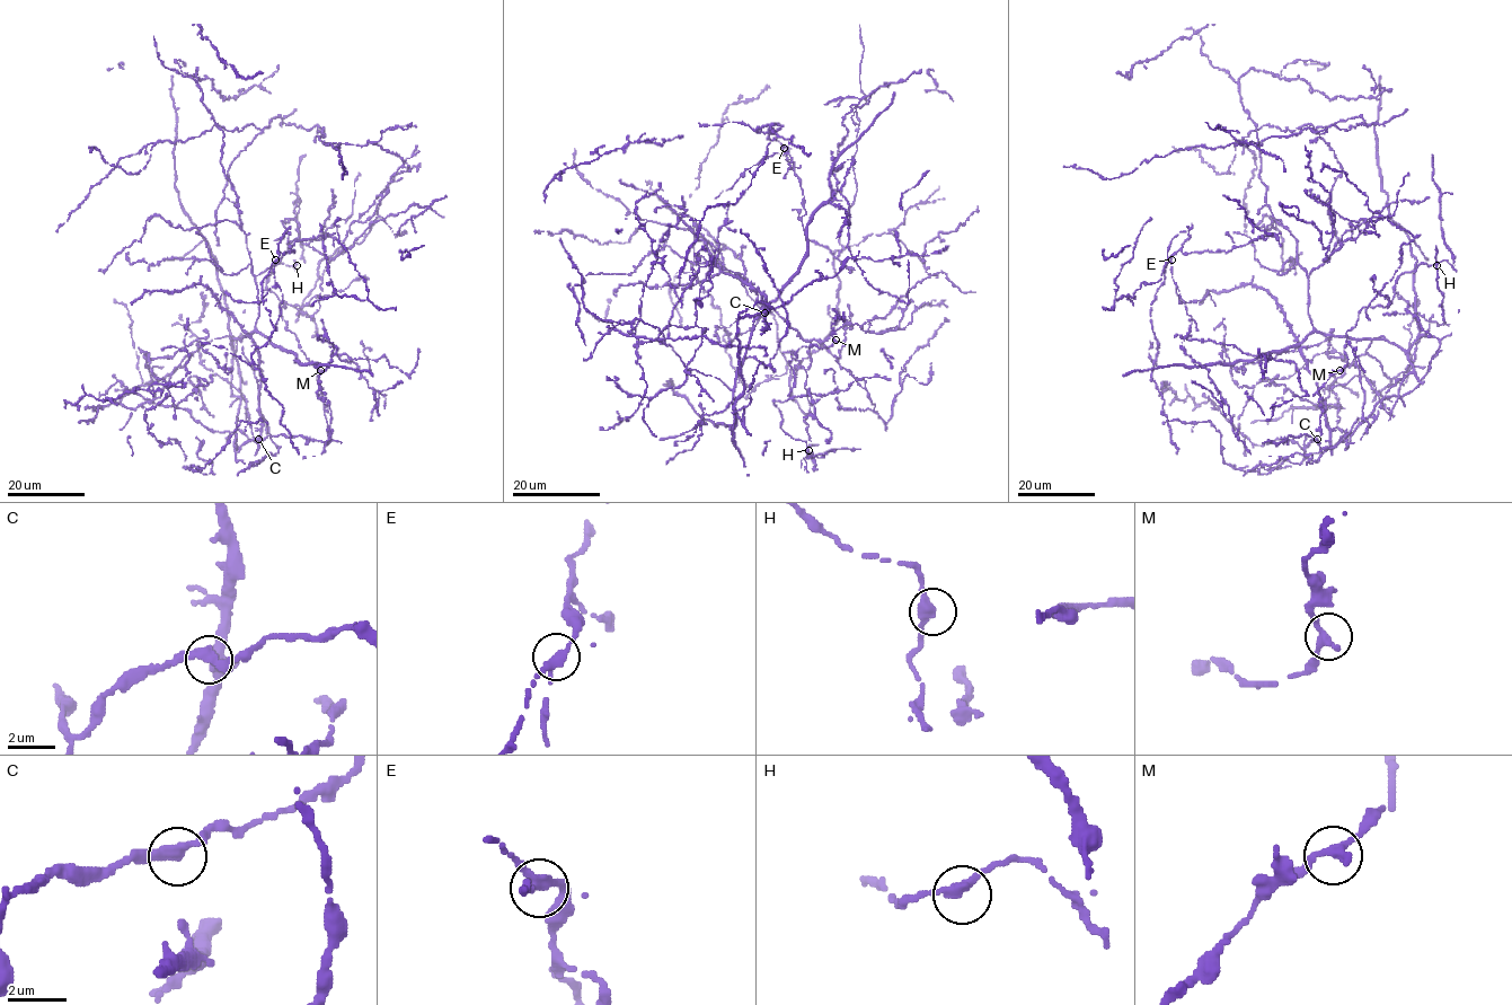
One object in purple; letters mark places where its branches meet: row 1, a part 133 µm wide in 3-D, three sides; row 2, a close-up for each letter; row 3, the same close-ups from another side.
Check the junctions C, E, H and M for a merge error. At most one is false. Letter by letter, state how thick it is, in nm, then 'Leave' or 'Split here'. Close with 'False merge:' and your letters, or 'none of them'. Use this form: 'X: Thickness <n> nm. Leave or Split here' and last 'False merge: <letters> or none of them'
C: Thickness 360 nm. Leave
E: Thickness 340 nm. Split here
H: Thickness 320 nm. Leave
M: Thickness 300 nm. Leave
False merge: E

